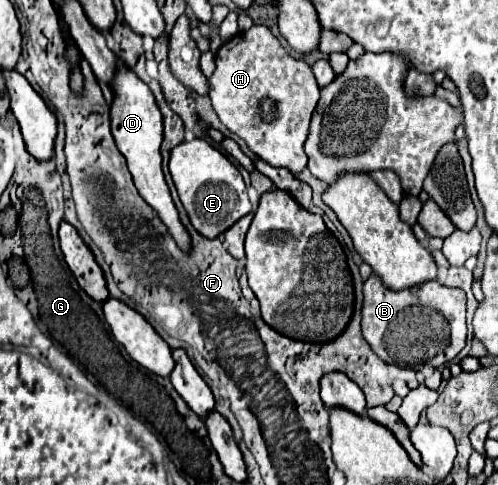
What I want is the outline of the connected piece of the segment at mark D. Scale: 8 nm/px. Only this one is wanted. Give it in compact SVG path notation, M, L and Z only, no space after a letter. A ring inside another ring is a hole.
M118 65L118 71L116 71L116 77L112 81L112 91L116 93L114 95L114 101L112 101L112 109L110 109L110 115L112 115L112 135L114 135L114 141L120 149L120 153L126 157L128 161L128 169L130 173L134 175L134 185L138 189L138 193L144 197L144 201L154 209L158 211L158 217L162 219L162 223L168 227L170 235L174 237L174 241L178 243L178 247L182 251L188 251L192 245L190 245L190 233L186 231L186 227L182 225L180 217L178 217L178 209L172 201L172 195L170 195L170 189L166 185L166 179L164 179L164 173L162 173L162 155L160 155L160 145L162 145L162 129L164 129L164 123L162 123L162 113L154 101L154 95L152 91L148 89L148 85L144 81L140 81L130 69L126 69L124 65Z

